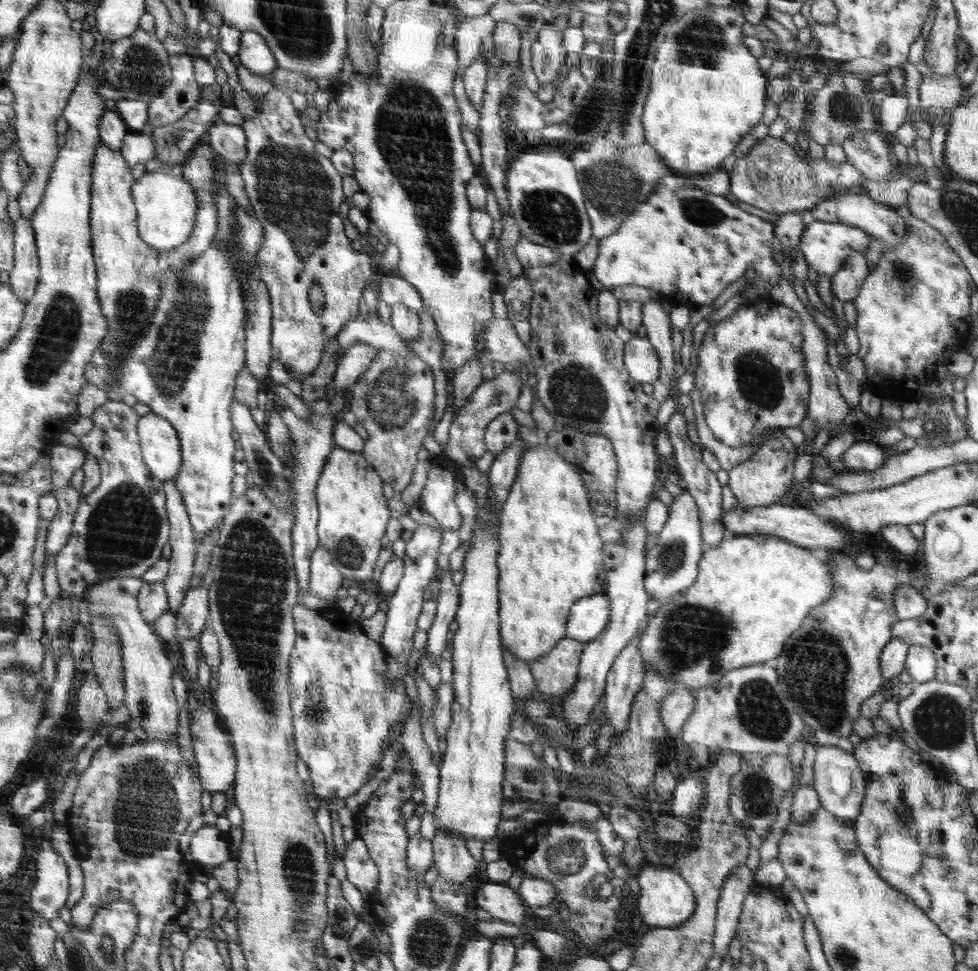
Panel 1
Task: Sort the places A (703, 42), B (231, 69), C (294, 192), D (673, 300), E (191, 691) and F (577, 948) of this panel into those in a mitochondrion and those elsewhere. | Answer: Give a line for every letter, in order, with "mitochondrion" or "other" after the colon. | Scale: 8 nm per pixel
A: mitochondrion
B: other
C: mitochondrion
D: other
E: other
F: other

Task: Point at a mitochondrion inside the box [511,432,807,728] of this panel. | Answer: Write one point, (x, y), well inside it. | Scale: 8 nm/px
(689, 635)

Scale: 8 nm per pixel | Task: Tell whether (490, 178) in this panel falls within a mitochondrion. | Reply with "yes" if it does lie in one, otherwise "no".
no

